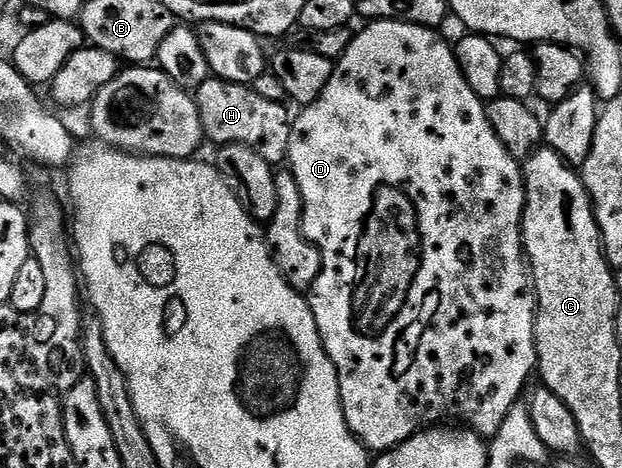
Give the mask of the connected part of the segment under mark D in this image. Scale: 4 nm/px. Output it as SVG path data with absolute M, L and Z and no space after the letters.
M377 19L368 22L364 27L367 28L360 35L358 32L352 38L349 49L345 49L343 56L335 63L335 71L329 77L329 85L325 85L321 97L317 97L317 101L306 104L300 110L303 112L294 116L291 125L286 162L289 164L290 173L295 179L299 196L303 202L303 237L319 250L319 256L323 259L321 273L317 277L317 281L313 281L310 292L306 296L307 304L311 307L313 321L317 321L317 329L323 342L323 348L327 350L327 355L333 361L333 365L339 374L339 392L341 393L341 405L345 413L345 421L351 432L355 434L356 439L367 448L368 452L391 451L397 445L404 443L409 437L416 435L418 431L442 424L444 421L462 425L464 428L474 431L476 435L480 435L485 441L490 441L499 432L501 425L505 425L505 417L509 413L509 409L513 409L520 402L521 396L528 386L527 378L533 375L537 367L535 358L535 296L529 290L529 268L523 253L523 210L525 209L523 169L520 160L514 159L505 149L505 145L501 145L497 133L493 133L493 129L487 120L487 109L484 100L479 99L477 93L473 93L473 89L469 89L469 81L465 81L465 77L461 73L454 46L450 42L447 44L439 36L440 32L438 30L422 27L416 23L406 23L400 19Z

